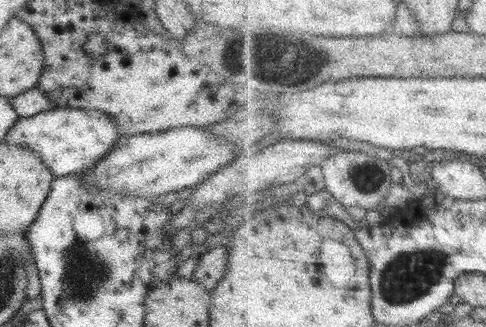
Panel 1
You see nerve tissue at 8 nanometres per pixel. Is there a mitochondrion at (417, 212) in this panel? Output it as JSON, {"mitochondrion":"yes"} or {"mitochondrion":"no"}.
{"mitochondrion":"no"}

